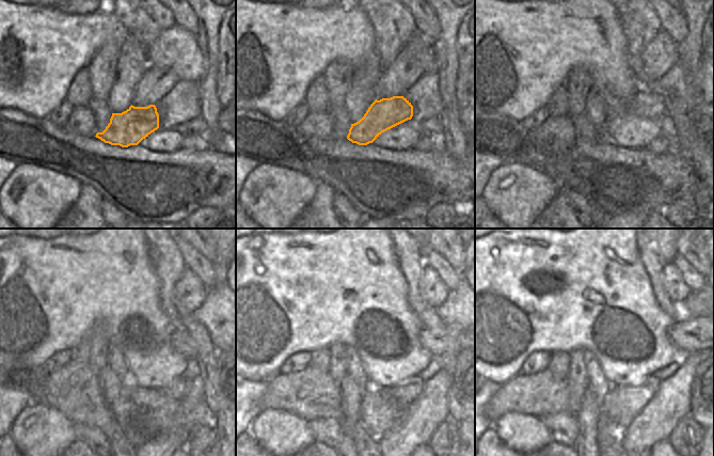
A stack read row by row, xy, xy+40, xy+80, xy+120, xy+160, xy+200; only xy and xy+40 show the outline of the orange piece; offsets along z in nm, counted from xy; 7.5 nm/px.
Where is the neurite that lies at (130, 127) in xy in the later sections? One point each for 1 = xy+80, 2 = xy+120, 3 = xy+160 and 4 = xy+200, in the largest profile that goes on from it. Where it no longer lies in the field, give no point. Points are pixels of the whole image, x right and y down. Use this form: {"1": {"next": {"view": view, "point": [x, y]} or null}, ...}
{"1": {"next": {"view": "xy+80", "point": [645, 104]}}, "2": {"next": {"view": "xy+120", "point": [186, 340]}}, "3": {"next": {"view": "xy+160", "point": [445, 340]}}, "4": {"next": {"view": "xy+200", "point": [692, 335]}}}

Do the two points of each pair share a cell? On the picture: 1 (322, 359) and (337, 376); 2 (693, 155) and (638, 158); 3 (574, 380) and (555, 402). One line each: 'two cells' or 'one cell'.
1: two cells
2: two cells
3: two cells

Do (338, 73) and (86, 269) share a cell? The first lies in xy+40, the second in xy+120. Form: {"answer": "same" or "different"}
{"answer": "different"}

